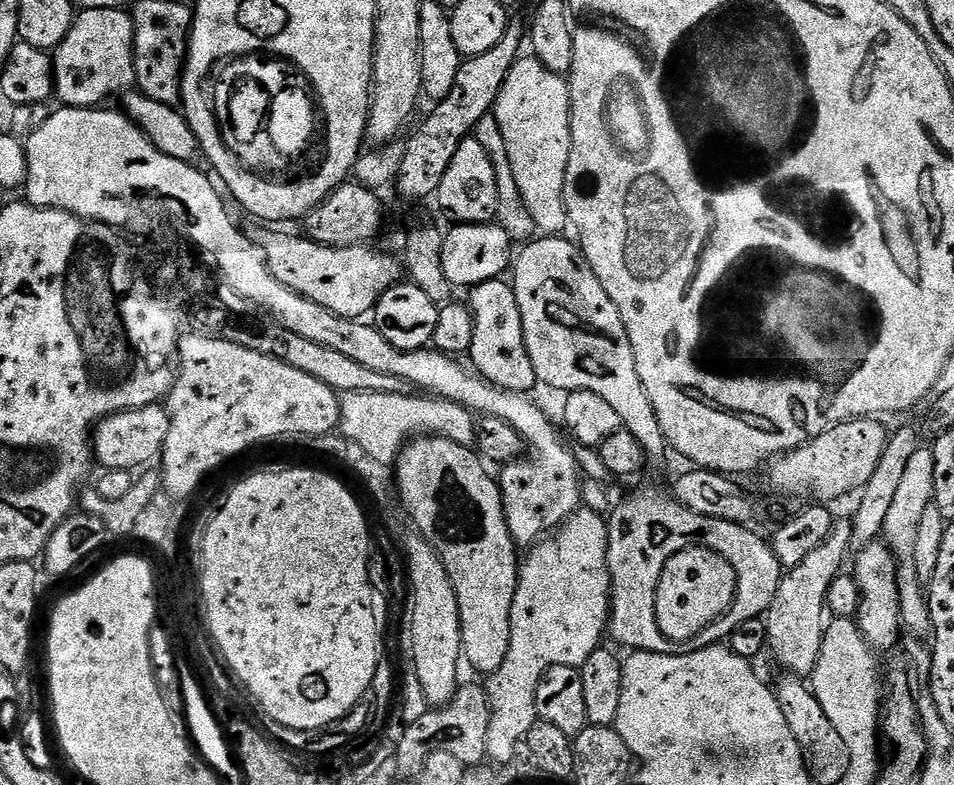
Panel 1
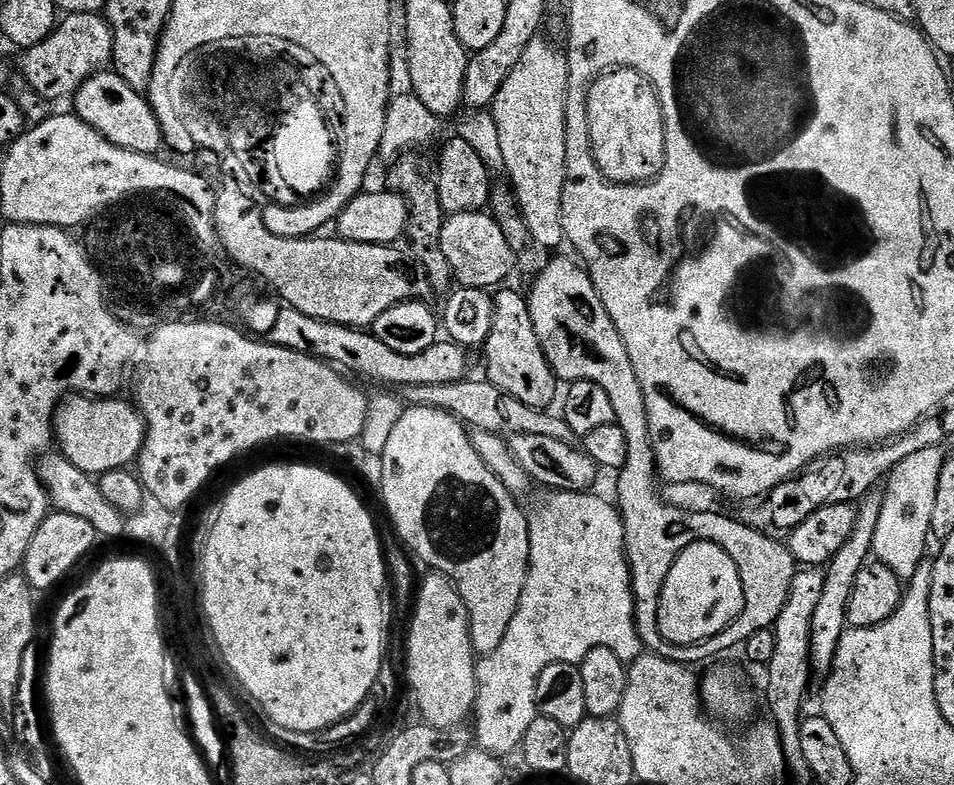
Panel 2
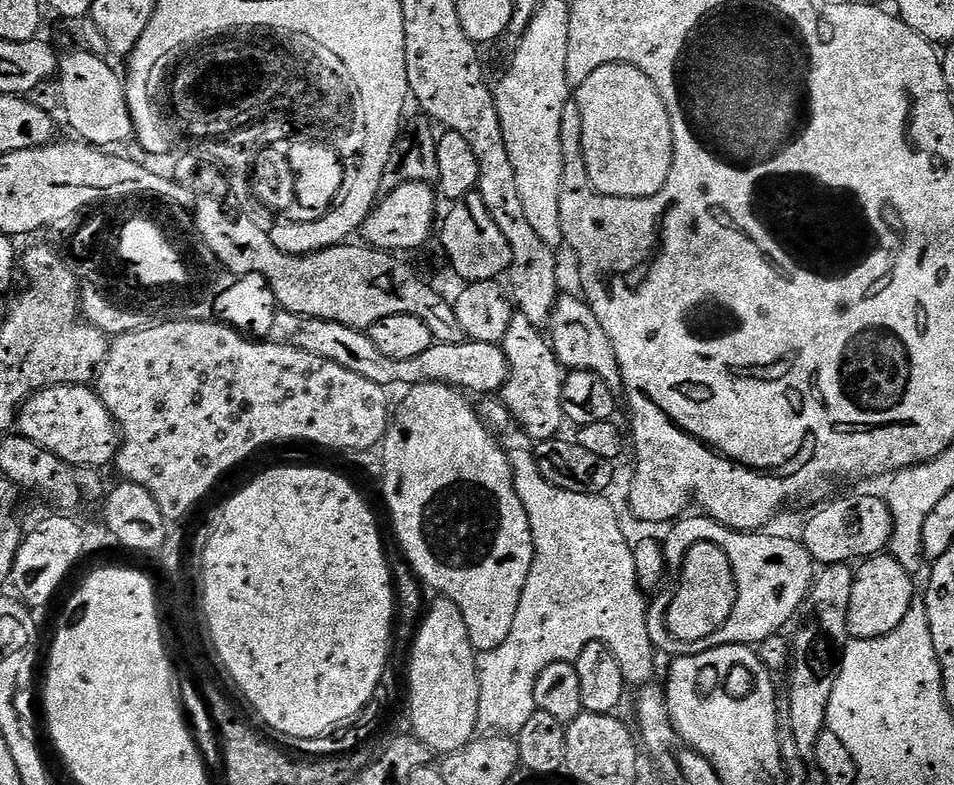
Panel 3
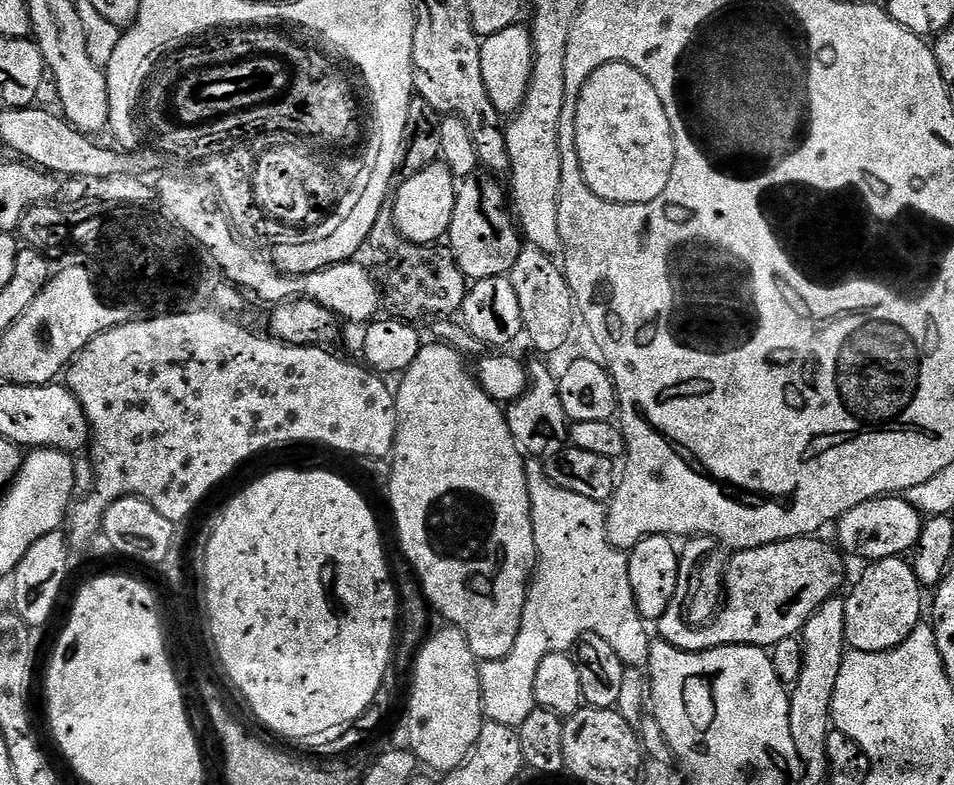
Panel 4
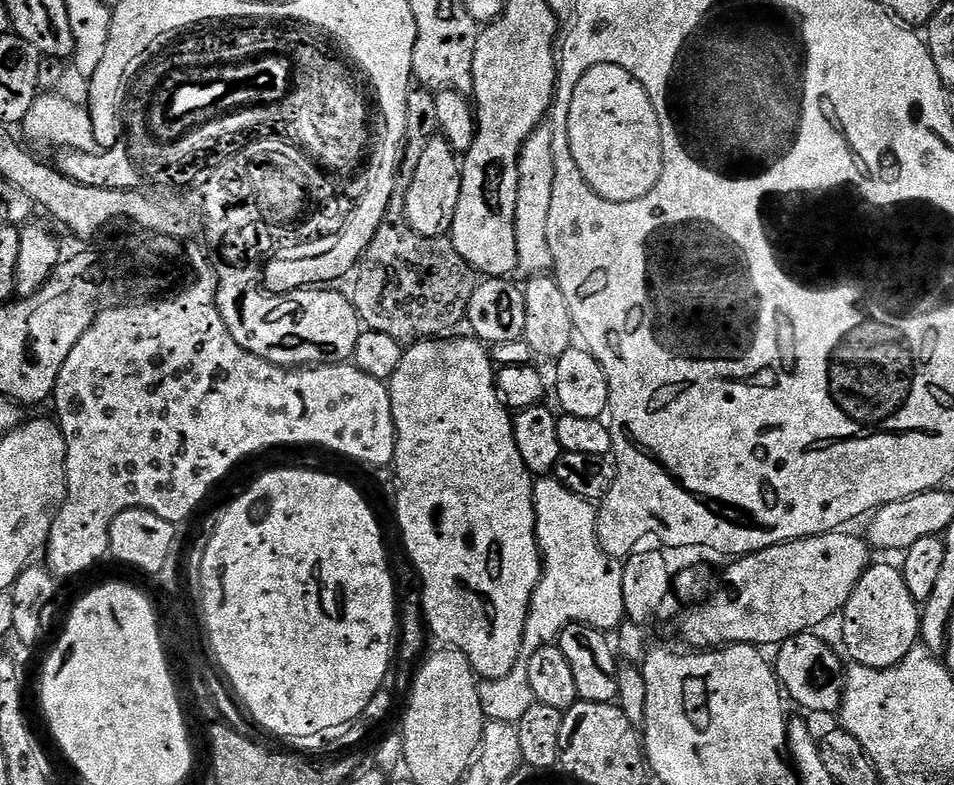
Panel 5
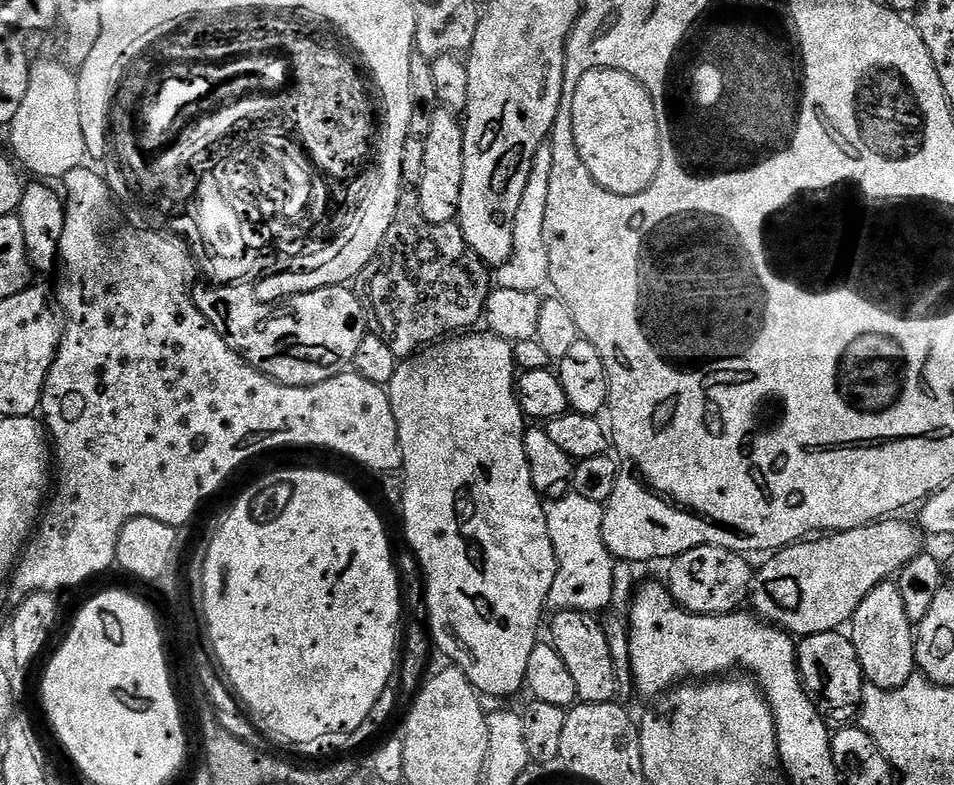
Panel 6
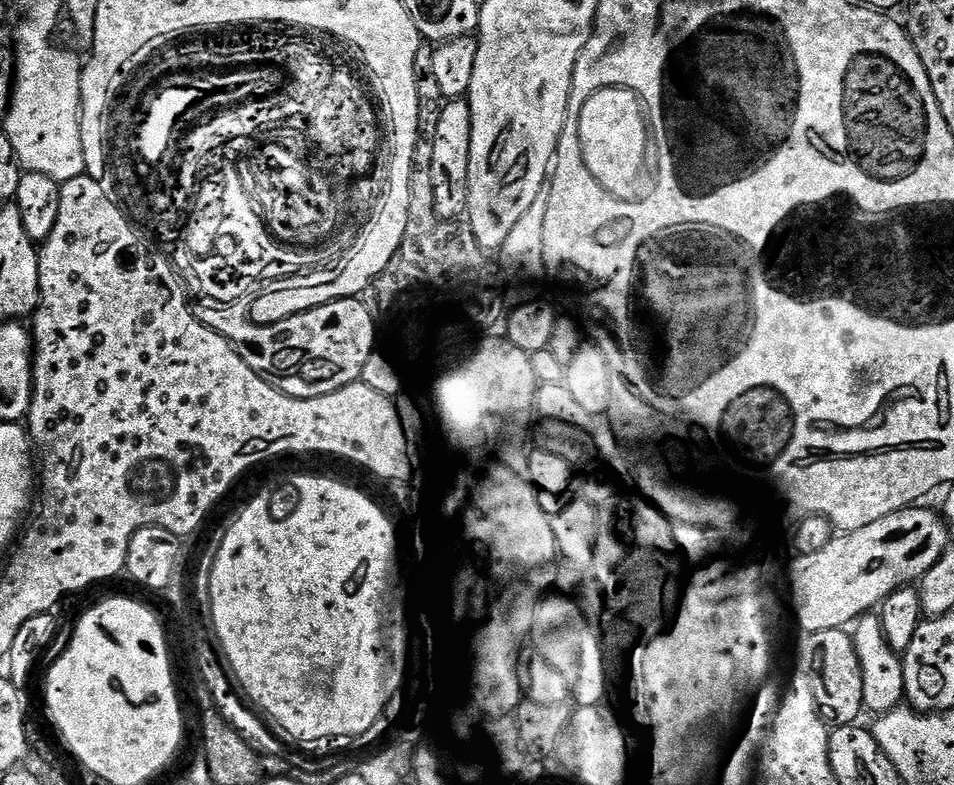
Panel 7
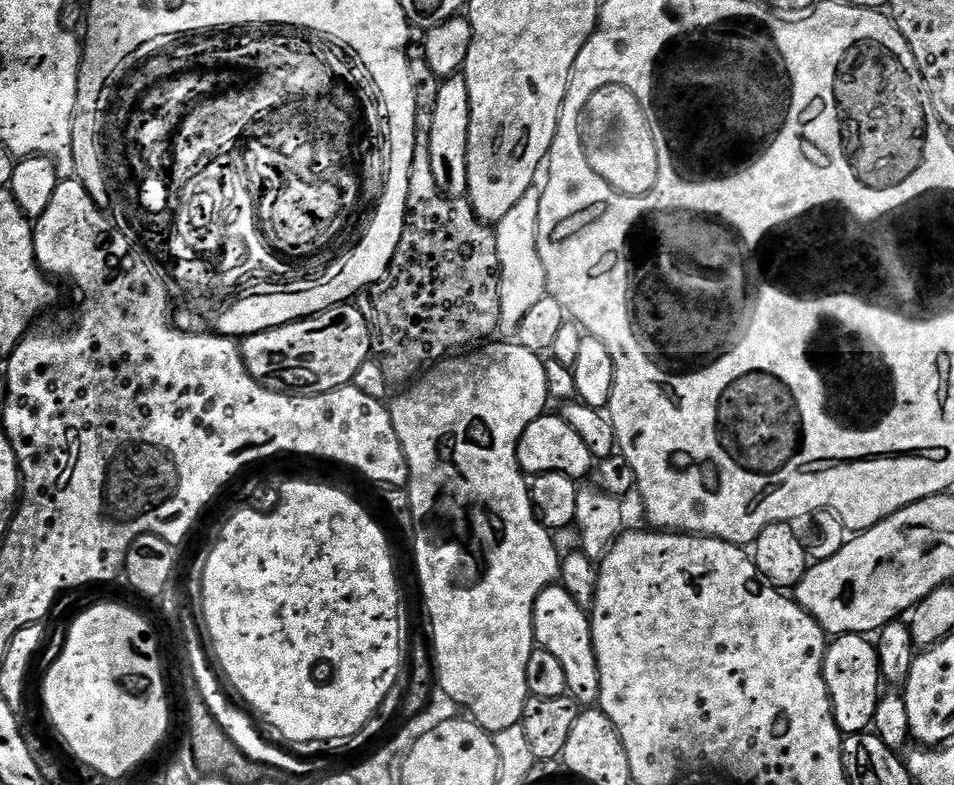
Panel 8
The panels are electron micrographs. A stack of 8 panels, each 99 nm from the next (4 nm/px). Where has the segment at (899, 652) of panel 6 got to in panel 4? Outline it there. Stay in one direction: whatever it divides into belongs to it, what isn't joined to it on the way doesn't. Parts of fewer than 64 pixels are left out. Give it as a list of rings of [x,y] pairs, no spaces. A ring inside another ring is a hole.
[[[895,556],[885,560],[874,560],[865,568],[868,569],[857,578],[856,585],[849,590],[848,596],[843,597],[846,614],[844,642],[853,652],[889,652],[894,650],[894,646],[906,642],[906,638],[921,624],[923,616],[920,615],[923,612],[925,615],[926,612],[926,596],[907,559]]]

